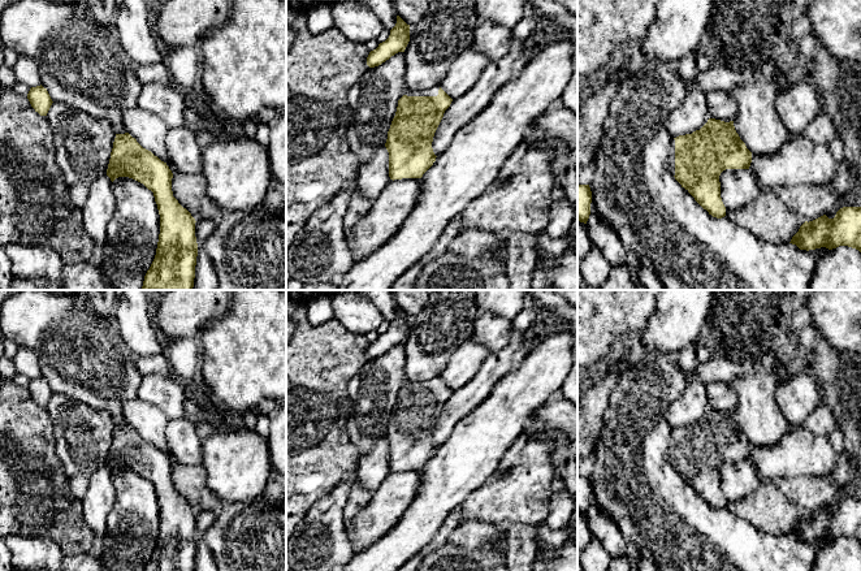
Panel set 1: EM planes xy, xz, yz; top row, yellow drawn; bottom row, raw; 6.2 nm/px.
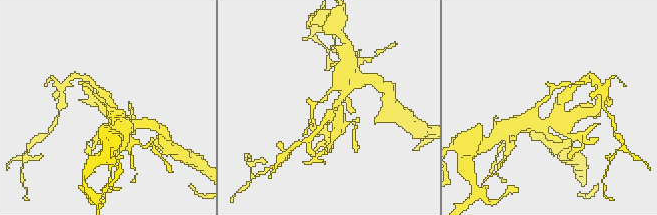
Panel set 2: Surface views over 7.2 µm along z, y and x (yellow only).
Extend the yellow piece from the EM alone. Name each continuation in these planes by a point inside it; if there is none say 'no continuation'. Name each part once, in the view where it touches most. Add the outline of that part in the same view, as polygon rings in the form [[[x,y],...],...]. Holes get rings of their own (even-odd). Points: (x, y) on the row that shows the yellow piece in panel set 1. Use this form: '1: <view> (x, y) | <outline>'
1: xz (433, 91) | [[[434,86],[432,88],[423,90],[423,91],[406,90],[404,95],[407,96],[437,96],[438,90],[440,90],[440,86]]]

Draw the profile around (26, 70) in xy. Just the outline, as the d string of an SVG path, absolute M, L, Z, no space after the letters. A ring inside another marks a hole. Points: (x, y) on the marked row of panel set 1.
M20 56L13 66L18 82L27 85L30 88L42 85L38 64L26 56Z

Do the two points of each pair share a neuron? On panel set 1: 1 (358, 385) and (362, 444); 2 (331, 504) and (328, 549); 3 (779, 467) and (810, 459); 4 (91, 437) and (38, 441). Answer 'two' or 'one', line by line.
1: one
2: one
3: one
4: two

